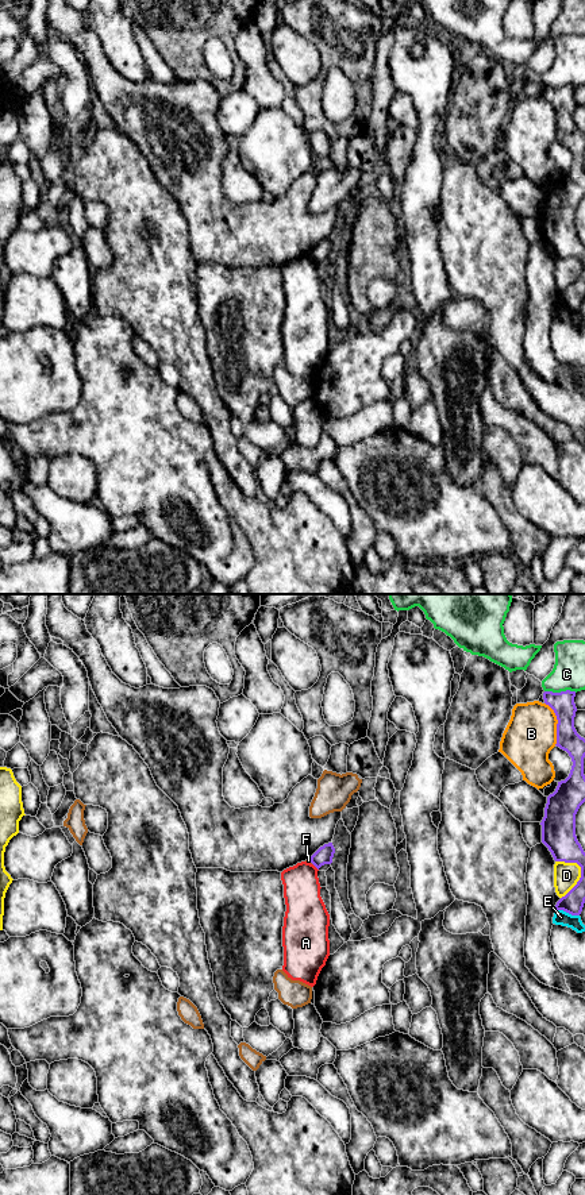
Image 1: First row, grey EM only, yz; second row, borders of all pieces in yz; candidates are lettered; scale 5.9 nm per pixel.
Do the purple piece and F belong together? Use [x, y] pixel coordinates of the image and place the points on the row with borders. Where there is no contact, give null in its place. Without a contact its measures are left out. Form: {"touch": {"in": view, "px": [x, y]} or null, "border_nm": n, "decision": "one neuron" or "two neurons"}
{"touch": {"in": "yz", "px": [311, 862]}, "border_nm": 40, "decision": "two neurons"}

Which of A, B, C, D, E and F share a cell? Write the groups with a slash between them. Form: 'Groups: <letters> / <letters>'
Groups: A / B / C / D / E / F

